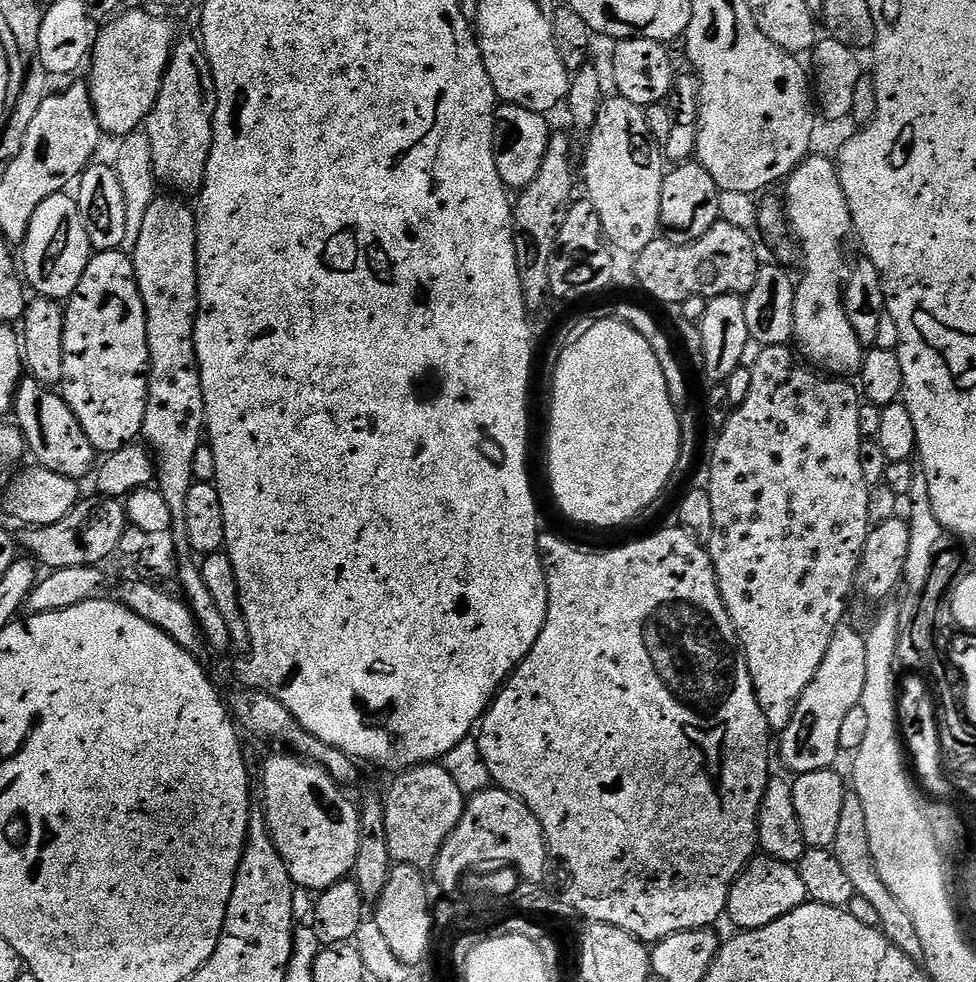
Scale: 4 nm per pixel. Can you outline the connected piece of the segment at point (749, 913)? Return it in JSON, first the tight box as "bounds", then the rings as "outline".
{"bounds":[726,854,807,929],"outline":[[[760,854],[732,883],[726,916],[737,924],[737,929],[761,928],[790,914],[790,910],[802,906],[807,900],[806,882],[802,882],[799,867],[787,864],[784,860],[775,860],[773,856]]]}

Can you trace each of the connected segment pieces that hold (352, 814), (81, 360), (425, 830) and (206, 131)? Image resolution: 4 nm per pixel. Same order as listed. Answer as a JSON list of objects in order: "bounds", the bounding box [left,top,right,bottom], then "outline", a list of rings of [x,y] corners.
[{"bounds":[262,754,360,890],"outline":[[[296,754],[272,756],[264,764],[264,805],[262,811],[268,819],[268,829],[280,857],[286,862],[293,885],[323,890],[345,879],[355,869],[360,837],[360,810],[337,784],[329,772],[308,758]]]},{"bounds":[62,250,148,454],"outline":[[[113,250],[110,252],[96,252],[93,255],[92,260],[86,266],[86,274],[82,274],[82,282],[78,282],[78,286],[74,290],[74,294],[68,297],[66,301],[66,307],[64,308],[64,378],[62,381],[62,395],[64,401],[70,406],[70,410],[78,418],[78,422],[82,426],[82,430],[90,442],[96,448],[97,453],[107,454],[109,452],[116,452],[119,448],[124,448],[127,444],[133,443],[143,433],[144,419],[146,418],[146,406],[148,405],[148,335],[146,334],[146,310],[144,309],[144,303],[142,302],[142,294],[138,288],[138,282],[136,281],[136,271],[132,265],[132,257],[127,251]]]},{"bounds":[383,762,466,870],"outline":[[[433,762],[431,764],[418,764],[399,773],[400,777],[392,784],[388,796],[383,797],[384,821],[386,822],[386,842],[390,846],[390,854],[393,861],[403,864],[413,864],[421,870],[428,870],[433,867],[446,842],[448,835],[458,826],[458,822],[464,813],[466,797],[458,788],[458,783],[443,763]]]},{"bounds":[144,35,217,195],"outline":[[[184,35],[173,45],[171,62],[163,76],[154,110],[148,116],[144,126],[151,142],[152,165],[157,181],[168,184],[173,191],[180,194],[195,195],[203,188],[206,162],[209,161],[210,146],[213,142],[213,116],[217,109],[216,84],[213,82],[212,70],[205,58],[203,45],[197,37]]]}]

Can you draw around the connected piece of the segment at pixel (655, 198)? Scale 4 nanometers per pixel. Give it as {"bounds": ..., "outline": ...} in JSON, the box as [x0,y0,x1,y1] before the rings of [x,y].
{"bounds":[582,95,666,254],"outline":[[[613,95],[613,100],[605,99],[596,115],[596,124],[587,137],[588,149],[584,152],[582,164],[582,184],[588,187],[587,199],[596,207],[596,217],[604,227],[608,243],[617,253],[632,252],[638,254],[652,240],[661,235],[660,207],[662,206],[662,182],[666,171],[666,157],[661,145],[652,135],[645,109],[639,104]]]}

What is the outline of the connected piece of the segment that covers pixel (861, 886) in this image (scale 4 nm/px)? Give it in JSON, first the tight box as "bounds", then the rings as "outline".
{"bounds":[830,790,924,961],"outline":[[[854,790],[844,793],[838,834],[830,850],[838,858],[838,862],[842,862],[842,870],[846,870],[847,876],[850,877],[856,895],[866,898],[866,902],[871,902],[874,910],[878,910],[879,929],[884,937],[894,946],[898,946],[902,954],[906,954],[911,960],[919,961],[924,955],[922,938],[918,938],[918,930],[914,930],[914,918],[910,918],[910,914],[902,910],[898,898],[890,894],[886,882],[882,882],[882,878],[876,872],[876,863],[870,854],[870,830],[866,830],[866,809],[862,807],[862,798],[858,798]]]}

